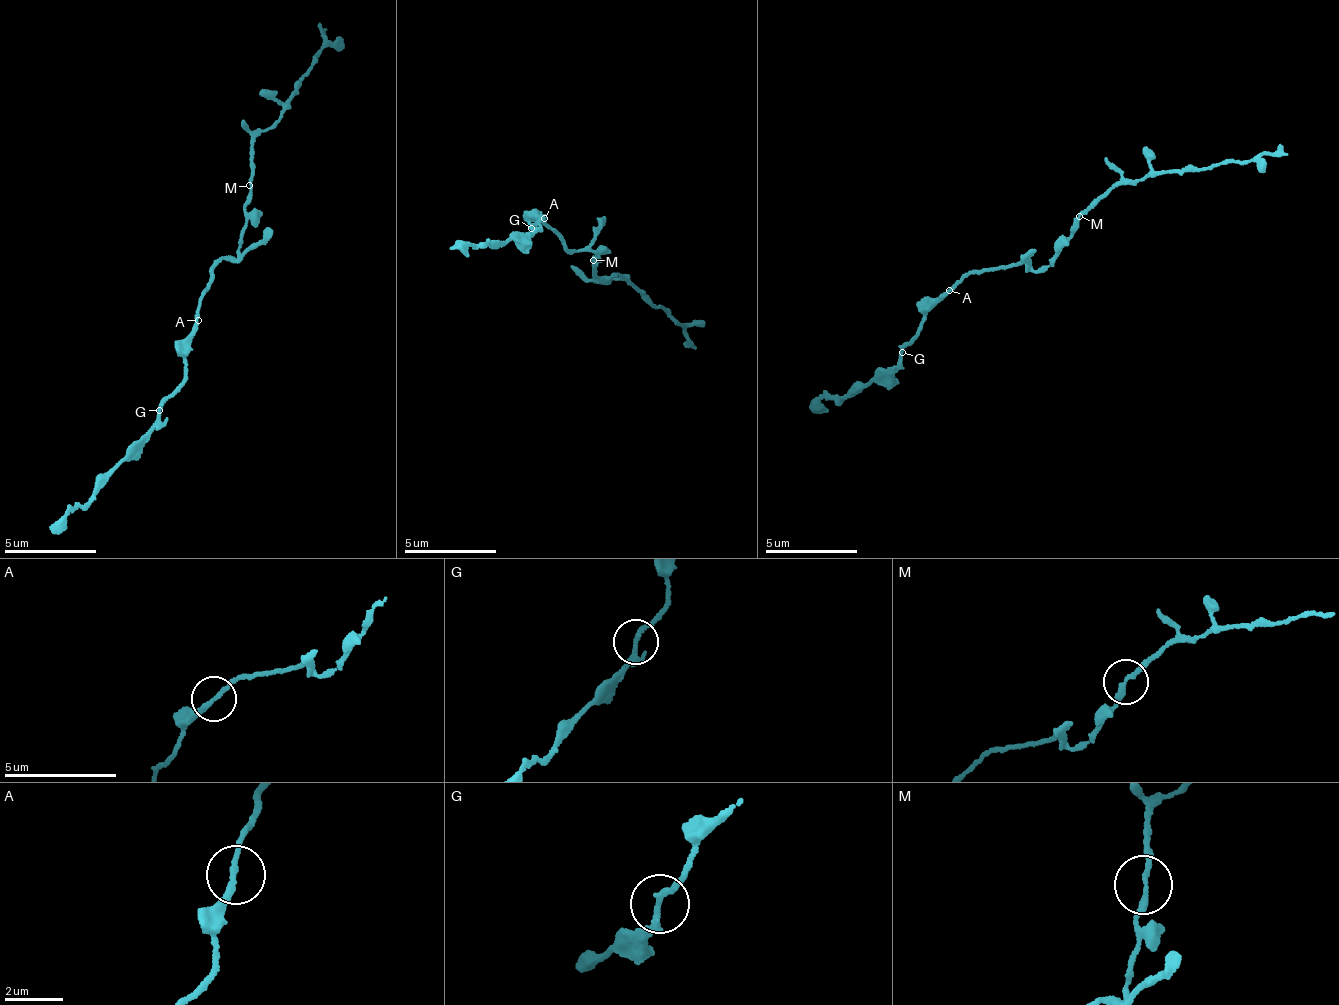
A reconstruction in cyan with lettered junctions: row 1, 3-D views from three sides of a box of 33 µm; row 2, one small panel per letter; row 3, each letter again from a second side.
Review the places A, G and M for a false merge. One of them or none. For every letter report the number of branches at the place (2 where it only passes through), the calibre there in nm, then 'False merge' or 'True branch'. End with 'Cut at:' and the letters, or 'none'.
A: Branches: 2. Thickness 200 nm. True branch
G: Branches: 2. Thickness 220 nm. False merge
M: Branches: 2. Thickness 190 nm. True branch
Cut at: G

